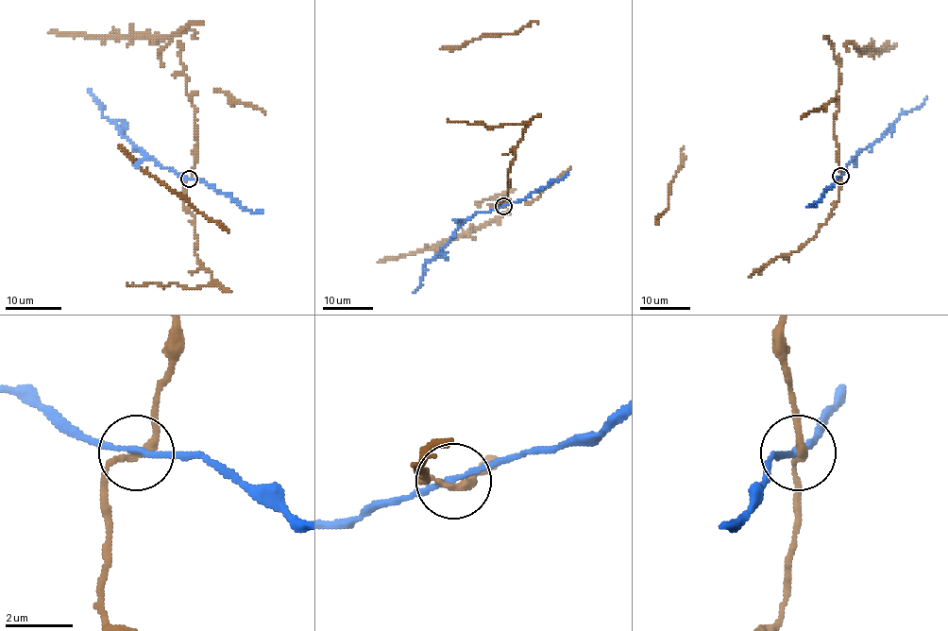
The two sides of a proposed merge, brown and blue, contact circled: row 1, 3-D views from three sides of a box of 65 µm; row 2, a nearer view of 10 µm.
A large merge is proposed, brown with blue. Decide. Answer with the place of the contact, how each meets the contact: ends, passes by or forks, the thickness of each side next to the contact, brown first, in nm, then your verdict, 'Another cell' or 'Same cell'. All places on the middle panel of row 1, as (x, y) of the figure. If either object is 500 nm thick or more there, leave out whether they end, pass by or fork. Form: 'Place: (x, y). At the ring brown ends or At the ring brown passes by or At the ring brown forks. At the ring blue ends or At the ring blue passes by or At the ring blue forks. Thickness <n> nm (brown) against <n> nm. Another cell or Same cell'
Place: (503, 206). At the ring brown passes by. At the ring blue passes by. Thickness 200 nm (brown) against 150 nm. Same cell

